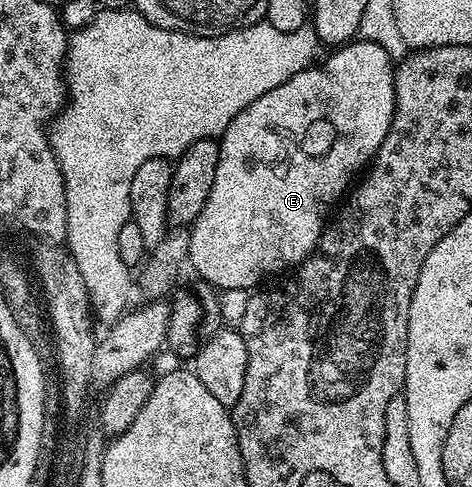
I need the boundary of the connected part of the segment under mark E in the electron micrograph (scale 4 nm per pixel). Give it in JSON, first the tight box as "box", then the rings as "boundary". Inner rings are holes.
{"box":[189,41,395,291],"boundary":[[[351,41],[339,46],[335,51],[338,52],[335,55],[328,56],[323,67],[311,65],[306,70],[296,73],[296,77],[276,85],[276,89],[264,93],[264,97],[252,101],[234,118],[228,125],[228,129],[222,132],[218,144],[220,165],[216,165],[216,181],[212,181],[212,193],[208,193],[208,201],[204,205],[204,209],[198,214],[197,219],[194,220],[189,228],[189,266],[198,270],[199,280],[205,281],[213,288],[221,289],[222,291],[254,289],[261,284],[258,283],[261,279],[266,279],[269,275],[274,275],[277,271],[284,270],[285,267],[290,267],[289,269],[297,268],[304,258],[304,251],[297,247],[302,235],[317,237],[322,234],[328,222],[328,216],[331,214],[330,206],[334,202],[337,204],[347,194],[348,188],[355,182],[356,176],[373,160],[374,155],[380,149],[380,145],[390,128],[390,123],[394,120],[395,64],[392,62],[390,54],[384,49],[380,49],[378,43]]]}

